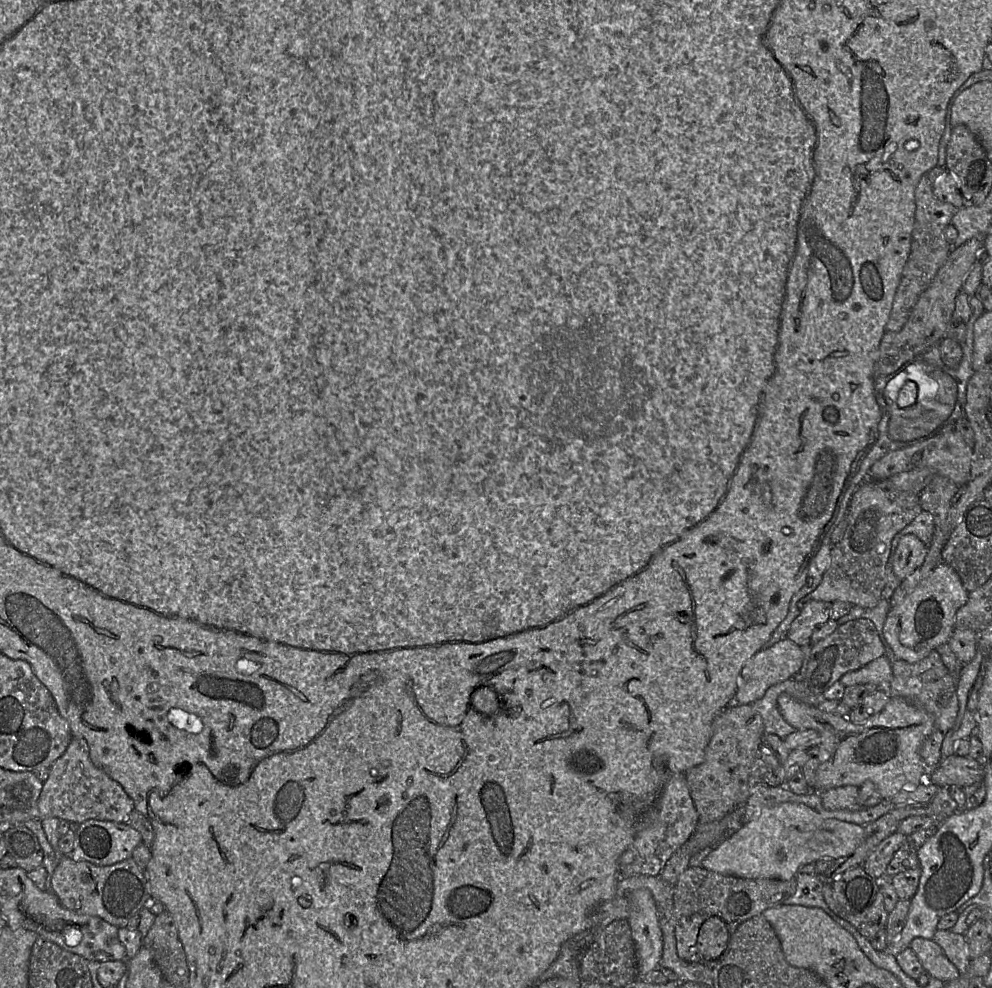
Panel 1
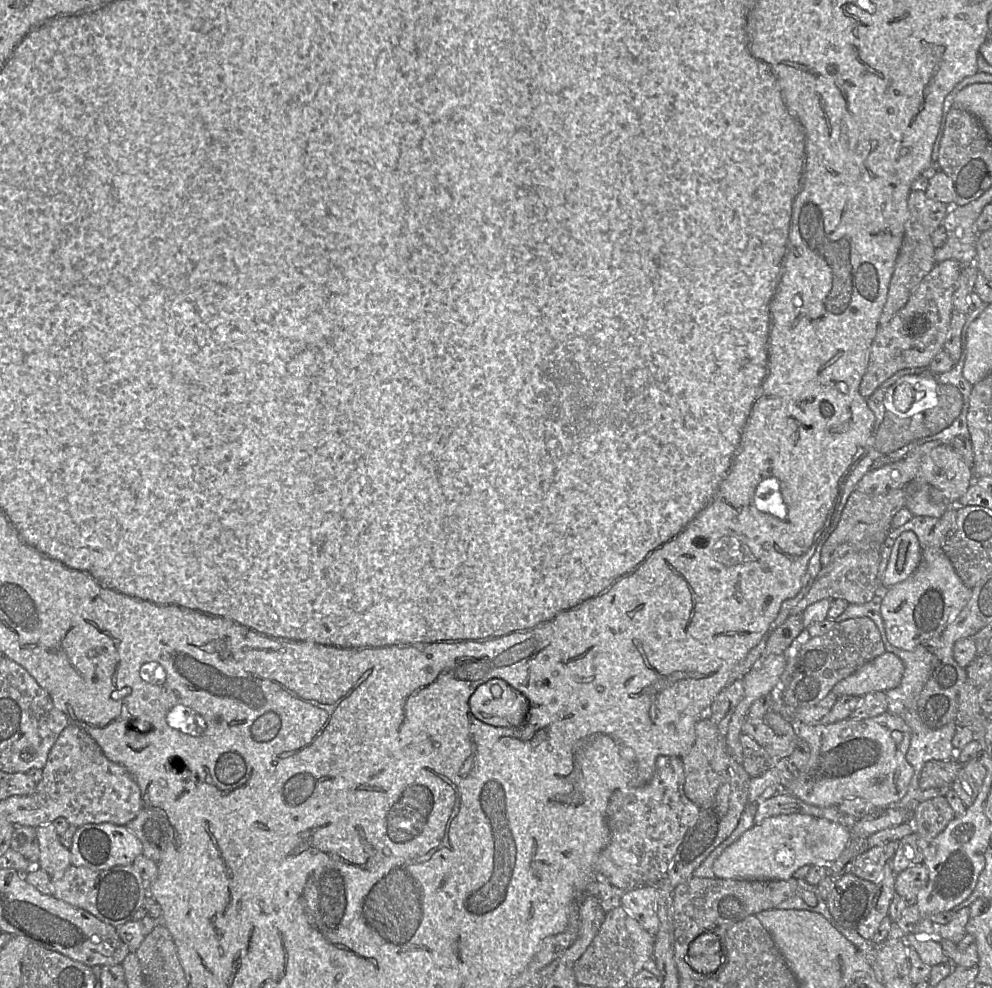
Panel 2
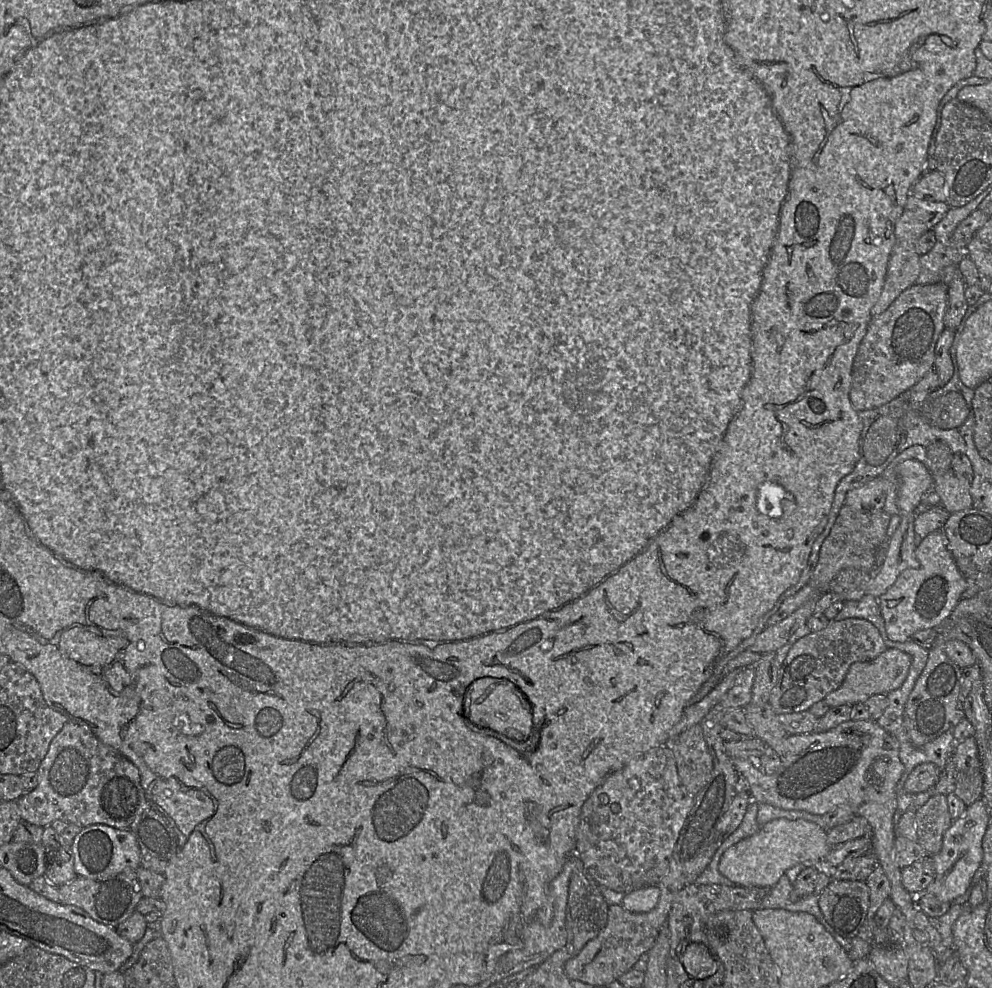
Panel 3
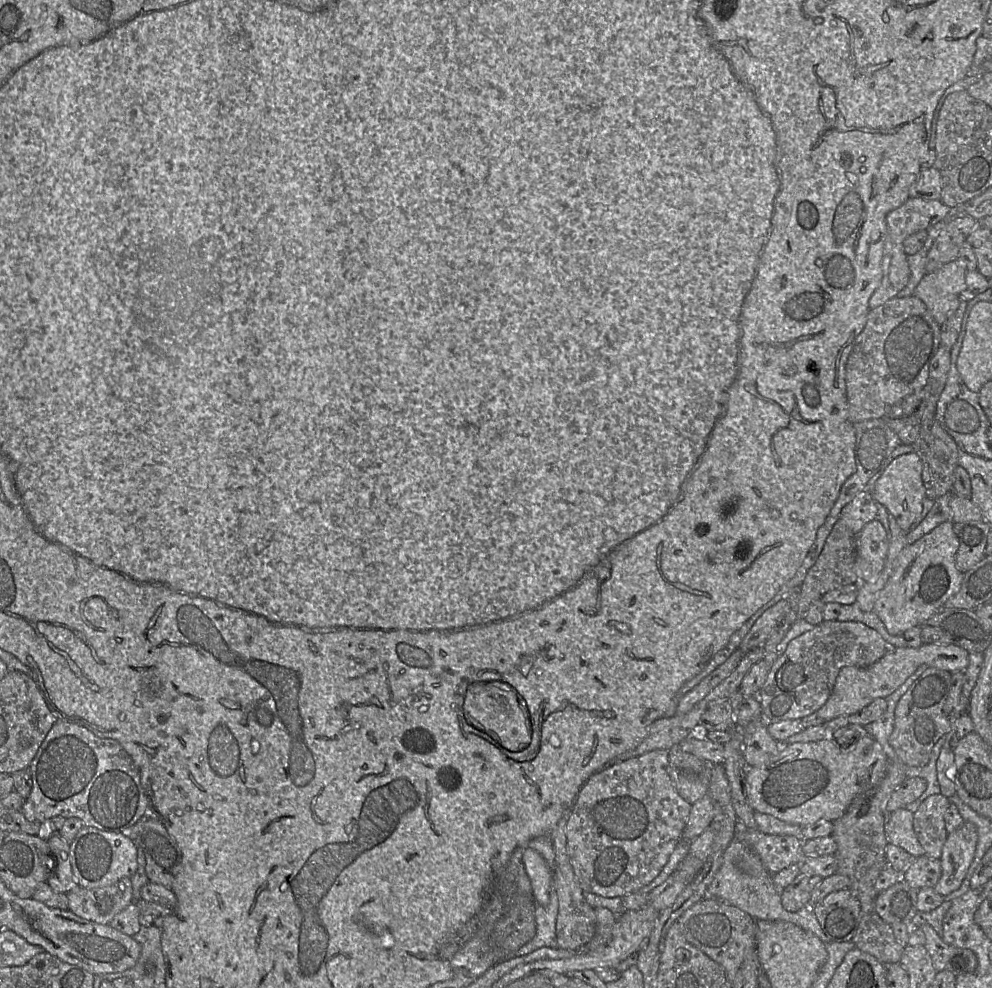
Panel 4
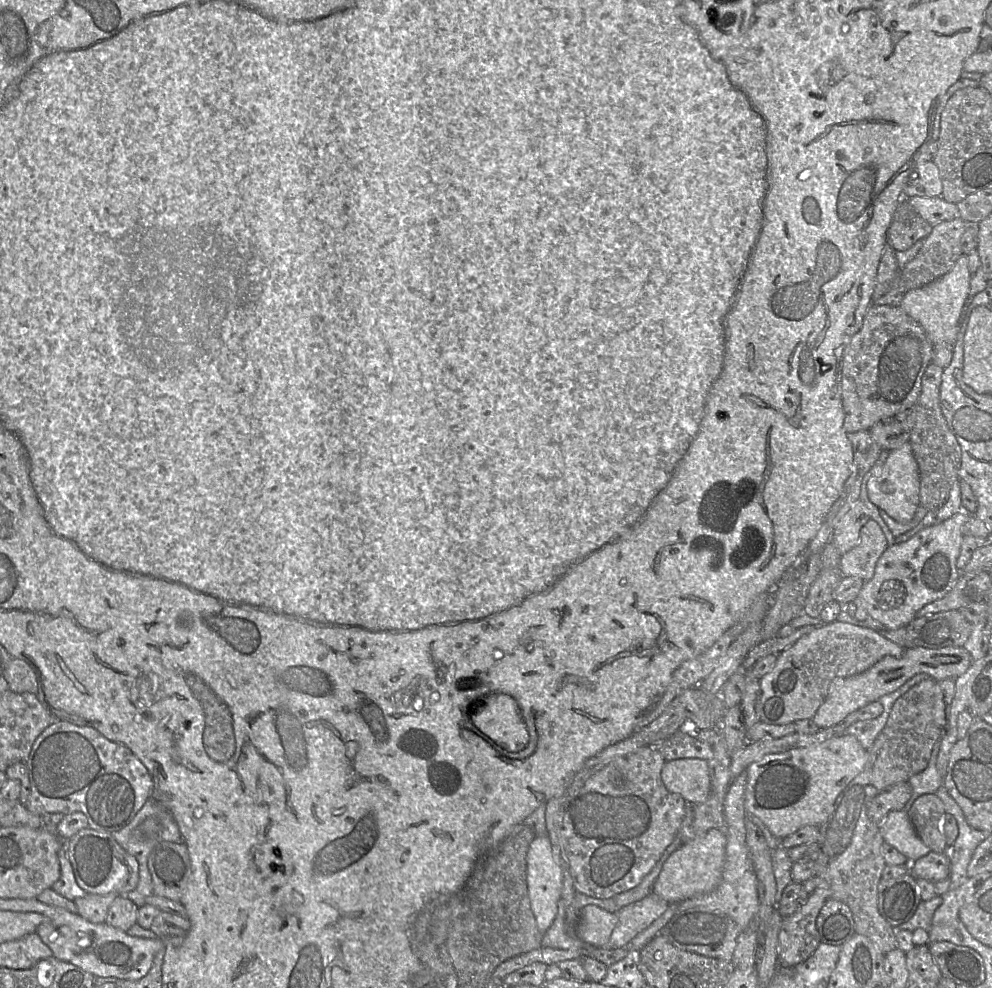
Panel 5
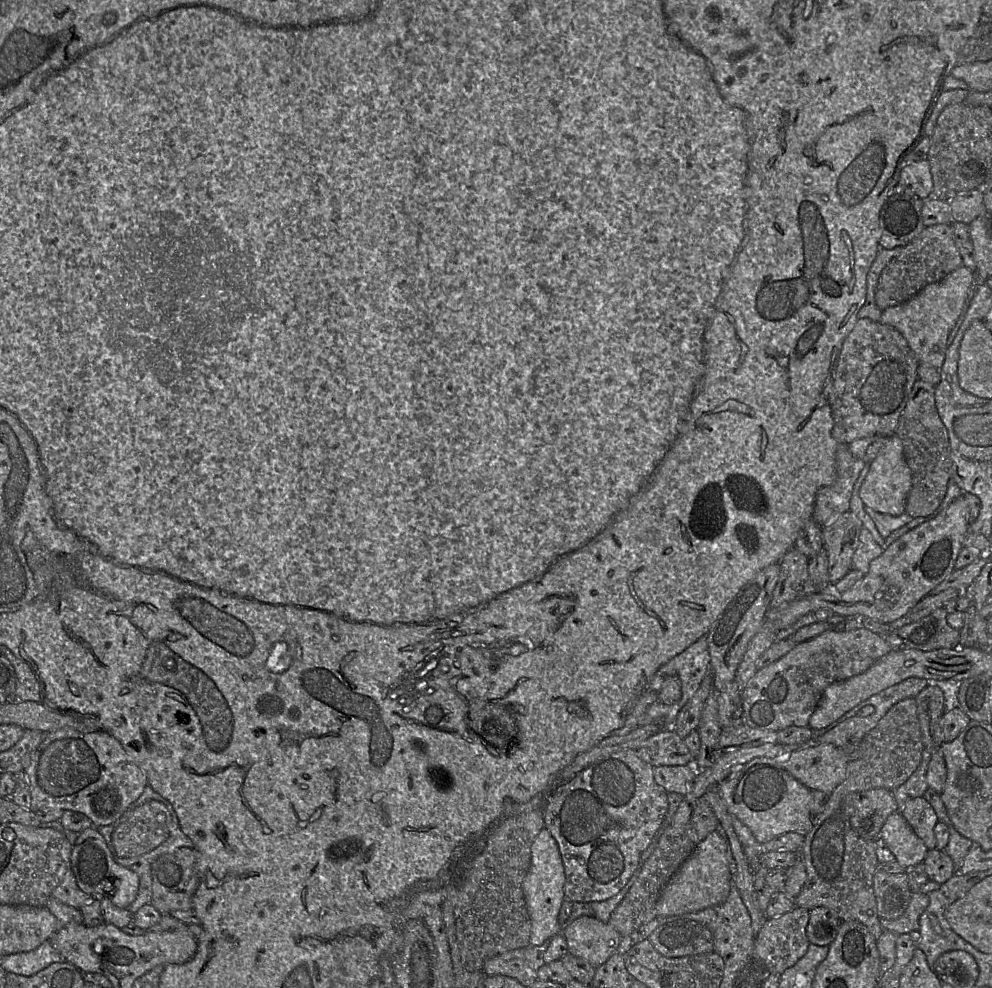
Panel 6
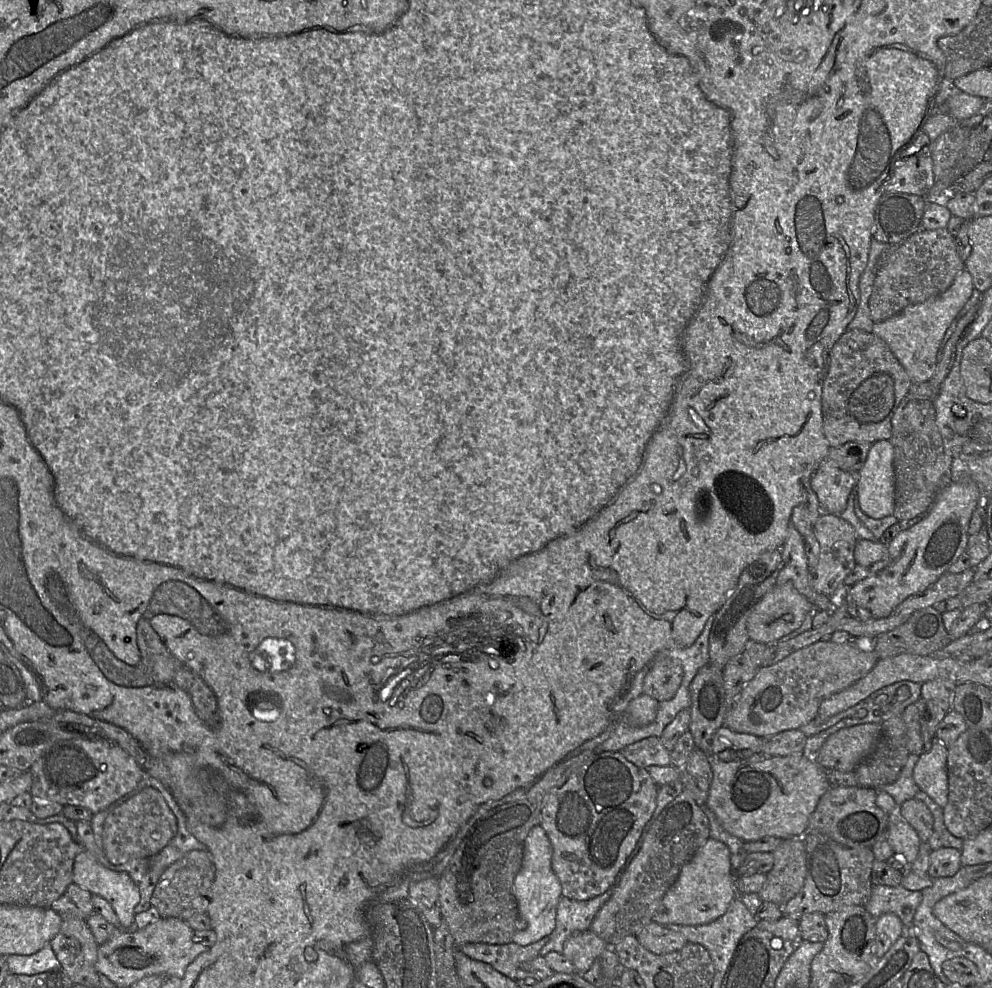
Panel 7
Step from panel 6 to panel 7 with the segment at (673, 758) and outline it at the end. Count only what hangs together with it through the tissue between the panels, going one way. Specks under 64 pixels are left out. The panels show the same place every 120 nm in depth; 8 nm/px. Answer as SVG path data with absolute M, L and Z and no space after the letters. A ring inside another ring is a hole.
M648 737L630 744L620 750L622 755L640 768L671 765L670 751L663 745L660 737Z

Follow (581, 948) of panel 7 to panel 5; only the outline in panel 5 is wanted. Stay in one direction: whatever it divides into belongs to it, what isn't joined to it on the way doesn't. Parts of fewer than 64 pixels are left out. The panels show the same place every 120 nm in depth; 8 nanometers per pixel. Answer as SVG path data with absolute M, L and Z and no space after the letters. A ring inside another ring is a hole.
M595 905L585 906L579 913L576 937L590 946L607 948L617 923L617 913L608 912Z

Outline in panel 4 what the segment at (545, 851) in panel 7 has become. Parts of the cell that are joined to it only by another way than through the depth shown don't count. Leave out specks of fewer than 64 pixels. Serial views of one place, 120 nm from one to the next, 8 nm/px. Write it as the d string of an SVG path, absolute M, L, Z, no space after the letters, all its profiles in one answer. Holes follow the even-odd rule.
M530 847L524 848L522 860L531 883L535 905L546 906L553 881L552 869L539 852Z

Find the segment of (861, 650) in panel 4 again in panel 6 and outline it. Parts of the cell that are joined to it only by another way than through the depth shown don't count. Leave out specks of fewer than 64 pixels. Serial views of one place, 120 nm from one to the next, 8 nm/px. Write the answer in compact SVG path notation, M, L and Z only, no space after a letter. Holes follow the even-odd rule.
M863 627L849 631L828 630L797 644L781 659L759 669L749 680L742 692L744 724L776 732L790 726L807 727L827 686L864 673L891 651L883 636Z

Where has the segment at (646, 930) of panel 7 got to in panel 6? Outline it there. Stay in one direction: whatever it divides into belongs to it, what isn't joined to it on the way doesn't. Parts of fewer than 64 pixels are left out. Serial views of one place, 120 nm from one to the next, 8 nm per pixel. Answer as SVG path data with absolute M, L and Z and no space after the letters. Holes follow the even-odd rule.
M685 918L660 925L648 939L656 951L667 958L714 952L710 930Z

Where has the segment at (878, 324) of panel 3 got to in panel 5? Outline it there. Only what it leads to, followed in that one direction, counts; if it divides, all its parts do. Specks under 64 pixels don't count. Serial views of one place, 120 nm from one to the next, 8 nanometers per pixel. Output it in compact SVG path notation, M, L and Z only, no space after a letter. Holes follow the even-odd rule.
M871 304L862 327L851 338L842 360L841 388L845 431L869 431L878 421L911 409L919 398L922 377L926 367L932 362L933 351L934 344L924 329L900 306Z

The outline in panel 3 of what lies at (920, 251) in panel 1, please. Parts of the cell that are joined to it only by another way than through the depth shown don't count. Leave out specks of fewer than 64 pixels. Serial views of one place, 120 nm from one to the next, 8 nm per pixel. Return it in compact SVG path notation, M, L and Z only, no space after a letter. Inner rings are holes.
M912 194L909 195L903 213L895 224L895 244L889 257L882 292L871 309L872 317L883 313L904 290L916 283L921 269L920 255L916 252L916 243L922 234L933 230L949 209L950 206L946 202L927 201Z

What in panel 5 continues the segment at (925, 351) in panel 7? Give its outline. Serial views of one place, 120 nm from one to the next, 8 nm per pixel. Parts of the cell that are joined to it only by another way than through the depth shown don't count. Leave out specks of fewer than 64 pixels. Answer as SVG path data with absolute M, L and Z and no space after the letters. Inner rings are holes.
M961 255L949 272L904 294L899 306L924 329L934 345L938 342L956 342L960 331L960 317L969 294L970 277L967 255Z

